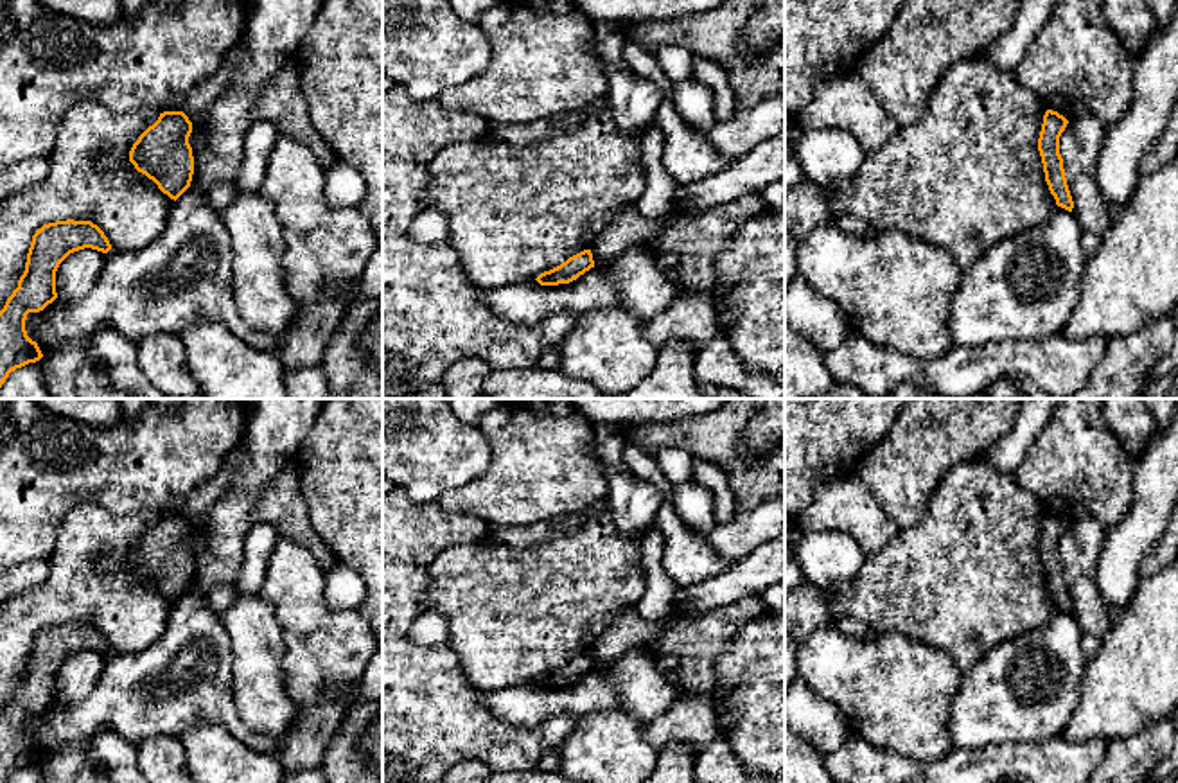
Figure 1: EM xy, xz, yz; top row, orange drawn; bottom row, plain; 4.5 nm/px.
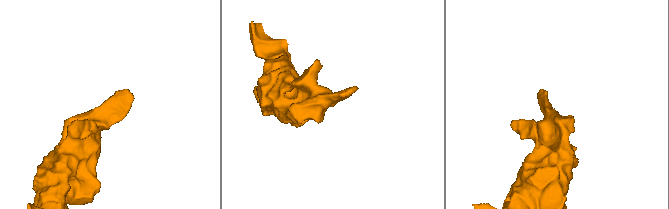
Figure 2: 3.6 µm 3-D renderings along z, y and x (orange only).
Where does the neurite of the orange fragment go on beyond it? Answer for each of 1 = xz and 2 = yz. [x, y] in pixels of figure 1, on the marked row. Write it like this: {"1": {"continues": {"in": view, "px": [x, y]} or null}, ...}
{"1": {"continues": null}, "2": {"continues": null}}

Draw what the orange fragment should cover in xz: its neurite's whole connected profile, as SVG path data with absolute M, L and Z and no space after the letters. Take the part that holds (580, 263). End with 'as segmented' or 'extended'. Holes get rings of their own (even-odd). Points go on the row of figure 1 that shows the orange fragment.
M584 250L573 257L569 257L560 266L541 273L535 280L541 286L558 286L558 284L569 284L576 280L580 275L594 268L593 253L591 250Z | as segmented

